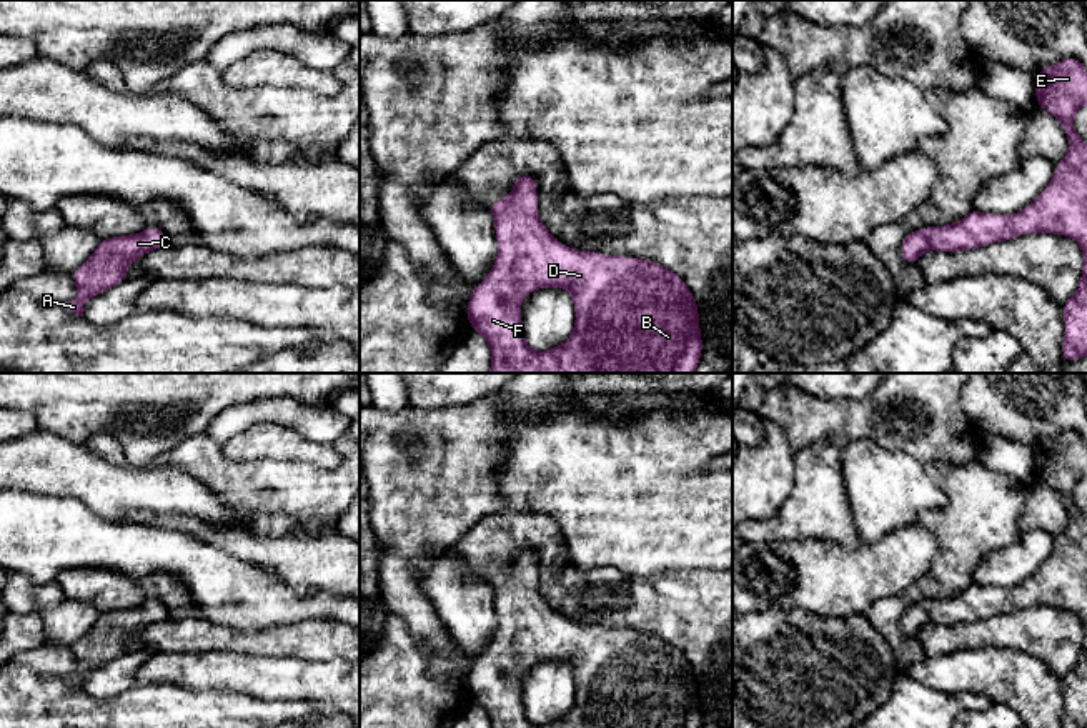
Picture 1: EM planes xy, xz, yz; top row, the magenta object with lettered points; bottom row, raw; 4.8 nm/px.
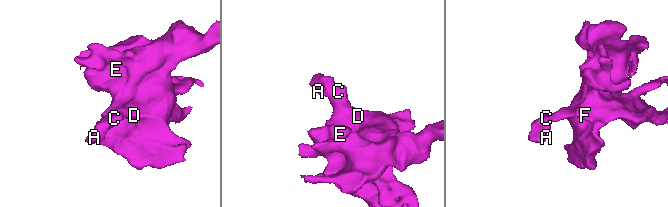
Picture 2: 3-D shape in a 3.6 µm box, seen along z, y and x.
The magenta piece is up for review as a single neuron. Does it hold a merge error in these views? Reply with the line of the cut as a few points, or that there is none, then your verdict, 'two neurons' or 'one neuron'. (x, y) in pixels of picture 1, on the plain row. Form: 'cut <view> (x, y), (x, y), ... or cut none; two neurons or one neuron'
cut none; one neuron

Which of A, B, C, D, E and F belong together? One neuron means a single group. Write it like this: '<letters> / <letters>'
A B C D E F

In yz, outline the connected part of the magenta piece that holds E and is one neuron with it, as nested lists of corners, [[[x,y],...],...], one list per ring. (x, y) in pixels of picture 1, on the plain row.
[[[1067,430],[1037,445],[1034,460],[1035,476],[1060,495],[1069,513],[1069,525],[1055,536],[1052,555],[1015,588],[970,583],[955,598],[912,603],[901,616],[901,628],[906,636],[917,638],[929,621],[955,626],[1034,605],[1077,613],[1084,640],[1079,663],[1062,678],[1062,728],[1087,728],[1087,516],[1074,500],[1074,486],[1087,478],[1087,443],[1079,431]]]

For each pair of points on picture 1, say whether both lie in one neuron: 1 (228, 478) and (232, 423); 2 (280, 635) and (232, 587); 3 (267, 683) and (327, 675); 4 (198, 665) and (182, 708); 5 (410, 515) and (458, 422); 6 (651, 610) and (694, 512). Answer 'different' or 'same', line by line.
1: different
2: different
3: same
4: different
5: same
6: different

